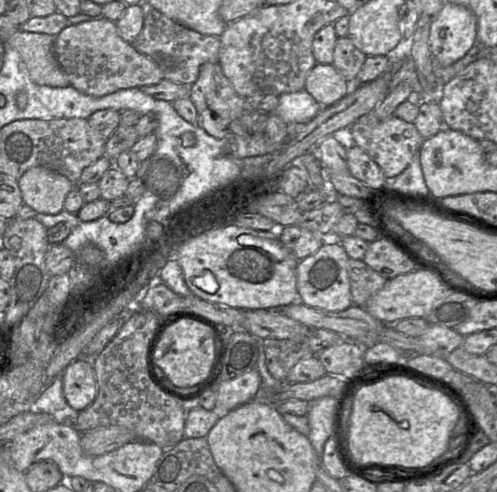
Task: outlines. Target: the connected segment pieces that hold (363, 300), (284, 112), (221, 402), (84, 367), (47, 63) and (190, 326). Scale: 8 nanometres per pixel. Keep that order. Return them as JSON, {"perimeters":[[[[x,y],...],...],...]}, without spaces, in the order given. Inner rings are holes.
{"perimeters":[[[[349,259],[348,275],[353,305],[359,307],[365,307],[368,300],[388,281],[363,260]]],[[[303,89],[281,94],[274,113],[286,124],[307,124],[322,108],[323,106]]],[[[253,368],[233,379],[218,381],[216,390],[216,409],[230,412],[255,398],[260,391],[262,379],[259,371]]],[[[79,357],[61,374],[65,399],[69,408],[75,411],[86,409],[97,395],[96,377],[91,359]]],[[[18,30],[6,42],[21,56],[31,80],[51,87],[70,86],[53,53],[55,36]]],[[[187,318],[171,322],[160,333],[152,352],[152,360],[173,386],[193,386],[201,382],[208,376],[214,360],[211,329],[205,324]]]]}

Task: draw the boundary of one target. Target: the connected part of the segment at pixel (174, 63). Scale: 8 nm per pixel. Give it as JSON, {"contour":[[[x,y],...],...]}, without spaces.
{"contour":[[[146,1],[139,3],[143,12],[143,28],[136,39],[131,43],[140,53],[152,59],[163,73],[165,80],[192,85],[199,75],[200,67],[206,62],[219,62],[219,37],[205,35],[183,26],[168,18]]]}

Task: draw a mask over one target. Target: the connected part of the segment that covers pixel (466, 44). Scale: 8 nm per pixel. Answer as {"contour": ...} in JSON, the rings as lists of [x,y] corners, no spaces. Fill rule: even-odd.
{"contour":[[[446,3],[430,28],[430,49],[436,66],[447,67],[477,45],[477,18],[469,9]]]}

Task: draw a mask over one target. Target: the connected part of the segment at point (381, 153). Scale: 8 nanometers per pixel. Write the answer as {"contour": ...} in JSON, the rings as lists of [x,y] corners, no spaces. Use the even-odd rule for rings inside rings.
{"contour":[[[373,111],[360,117],[350,127],[350,130],[355,145],[362,148],[369,155],[381,168],[387,179],[393,179],[407,168],[414,154],[419,152],[424,141],[414,123],[407,123],[394,115],[380,121],[373,115]]]}

